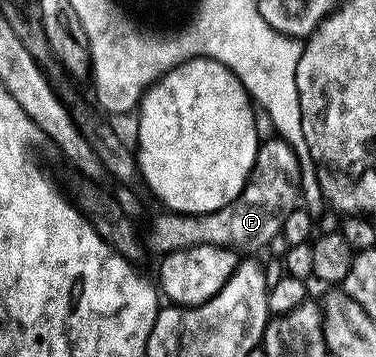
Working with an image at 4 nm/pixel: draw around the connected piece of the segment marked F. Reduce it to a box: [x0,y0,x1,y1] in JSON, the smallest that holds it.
[150,136,302,256]

